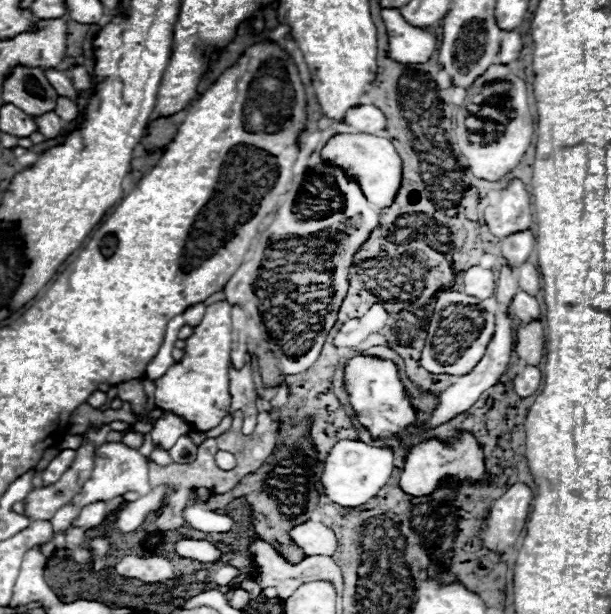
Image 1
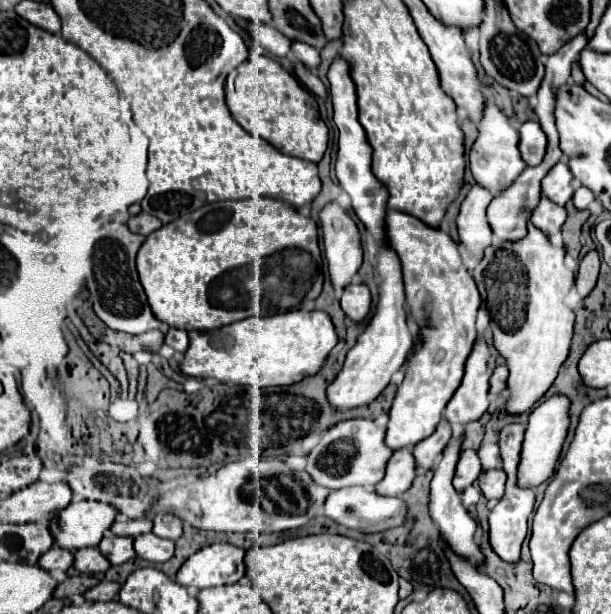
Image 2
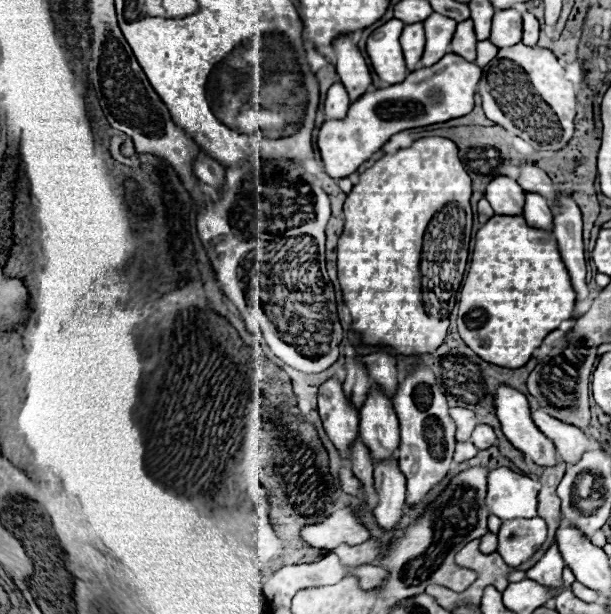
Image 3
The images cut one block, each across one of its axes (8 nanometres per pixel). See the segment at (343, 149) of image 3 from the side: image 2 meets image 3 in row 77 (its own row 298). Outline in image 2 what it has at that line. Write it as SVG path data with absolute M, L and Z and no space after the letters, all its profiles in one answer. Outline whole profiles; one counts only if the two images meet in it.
M388 210L386 234L390 246L402 260L410 314L422 334L422 346L408 356L406 378L390 408L386 444L390 450L398 450L422 442L436 430L442 408L454 394L454 388L458 388L464 362L476 340L476 312L482 298L472 274L462 262L458 244L446 230L430 228L400 210Z

